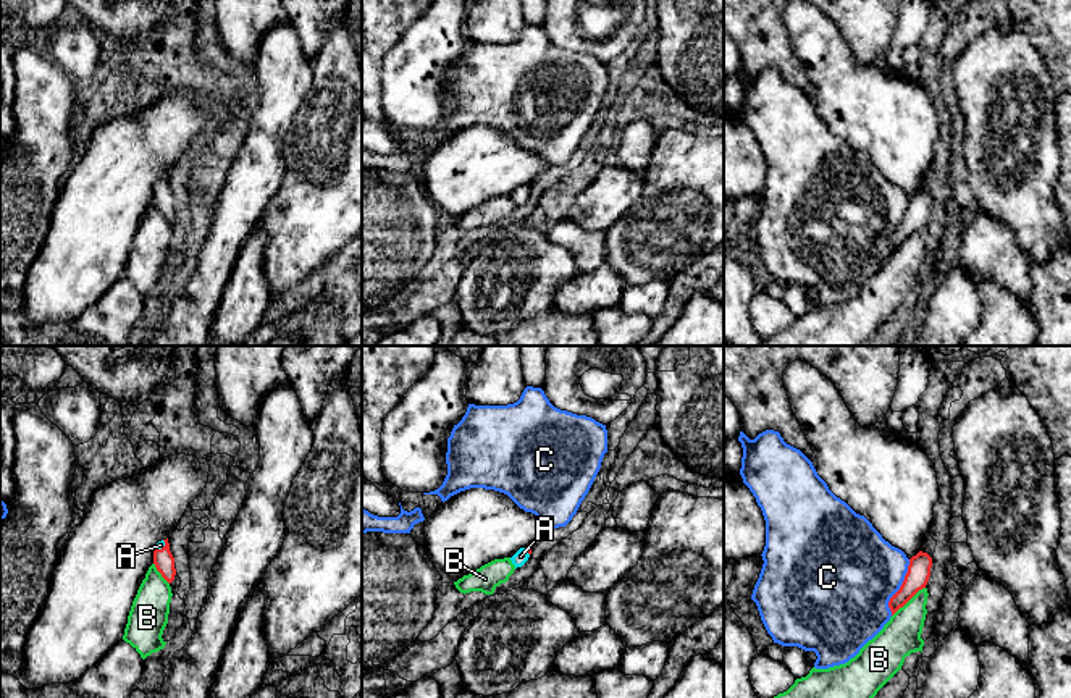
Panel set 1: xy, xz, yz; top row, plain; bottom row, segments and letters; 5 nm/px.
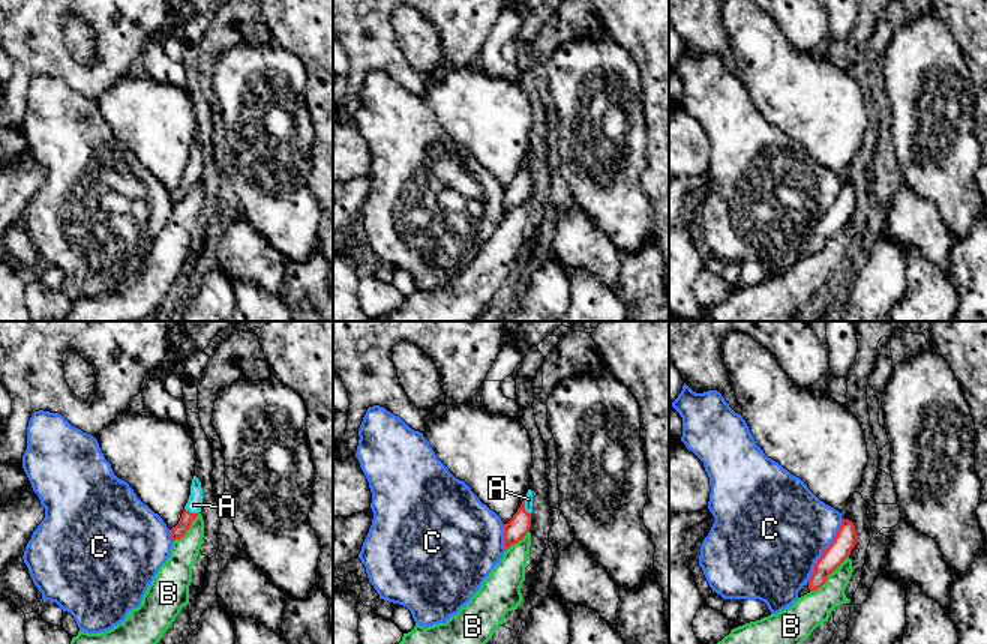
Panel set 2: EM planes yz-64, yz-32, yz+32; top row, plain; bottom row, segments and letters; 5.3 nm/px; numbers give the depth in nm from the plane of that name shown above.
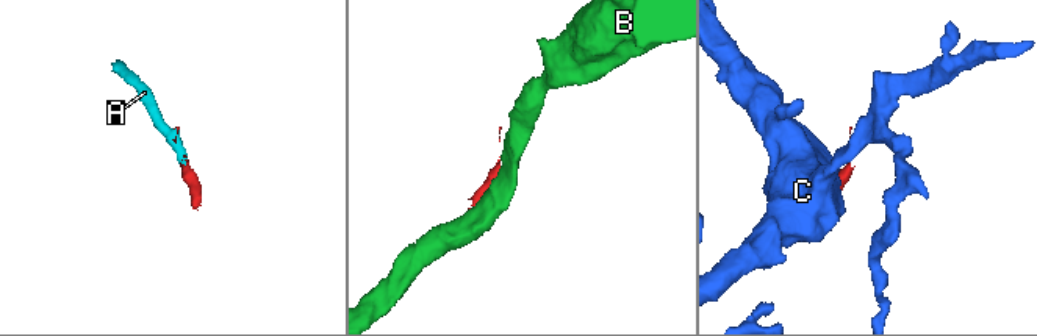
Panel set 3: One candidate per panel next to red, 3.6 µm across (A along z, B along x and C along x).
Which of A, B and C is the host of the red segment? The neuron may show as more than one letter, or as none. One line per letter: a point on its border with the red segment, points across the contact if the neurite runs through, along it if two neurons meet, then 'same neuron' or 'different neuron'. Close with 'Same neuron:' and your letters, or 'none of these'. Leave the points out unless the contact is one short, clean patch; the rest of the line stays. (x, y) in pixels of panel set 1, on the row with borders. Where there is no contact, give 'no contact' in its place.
A: contact xy (165, 545); same neuron
B: contact yz (908, 600); different neuron
C: contact yz (900, 587); border yz (910, 559), (905, 579), (889, 601), (890, 614); different neuron
Same neuron: A

